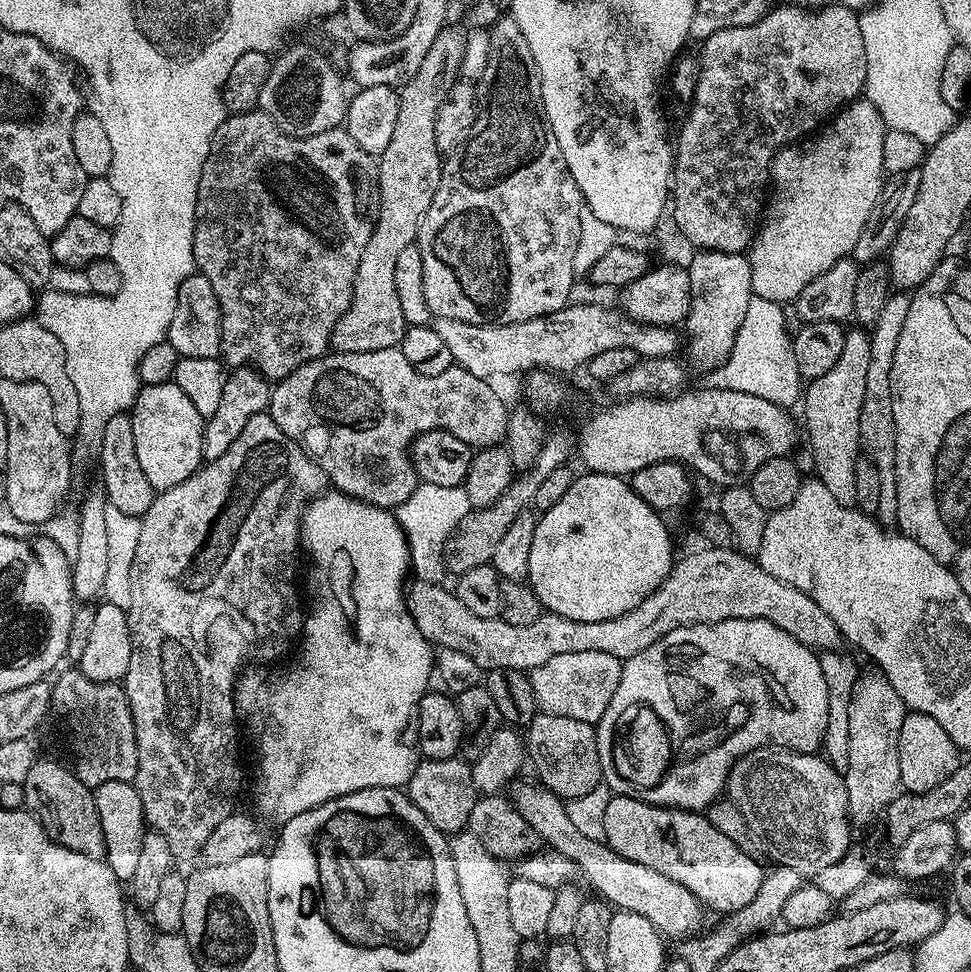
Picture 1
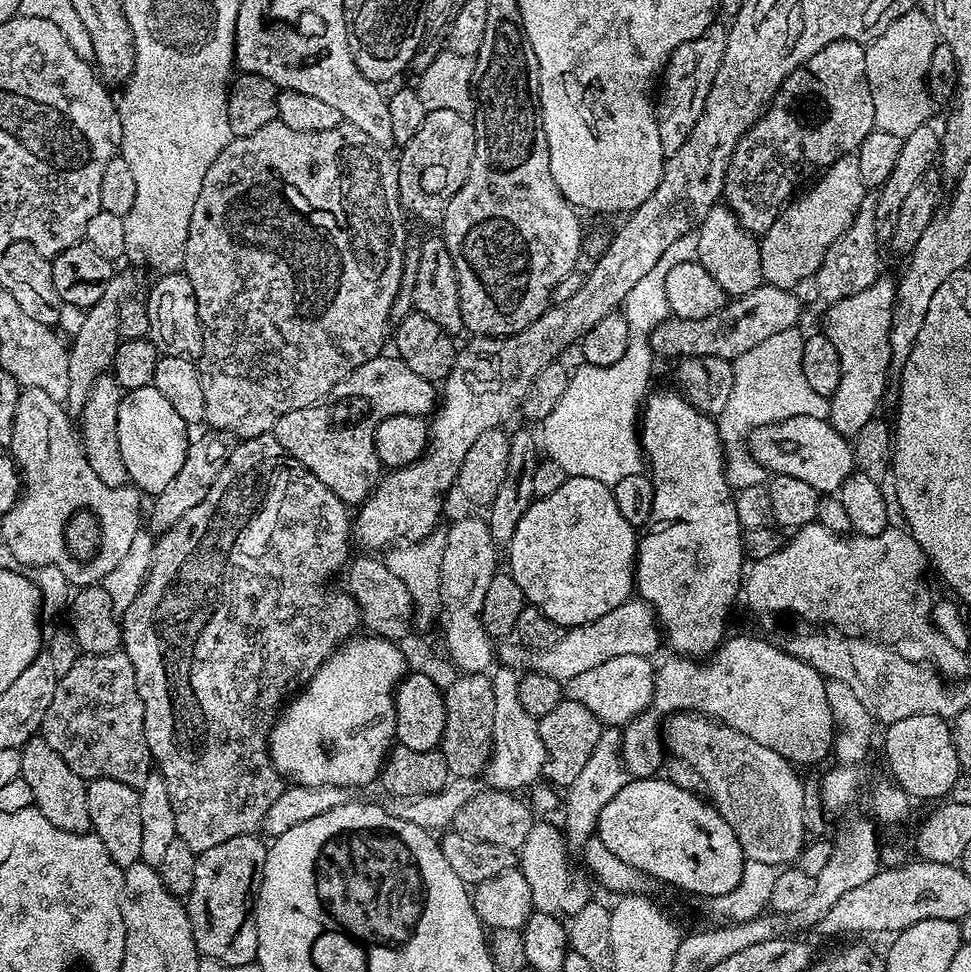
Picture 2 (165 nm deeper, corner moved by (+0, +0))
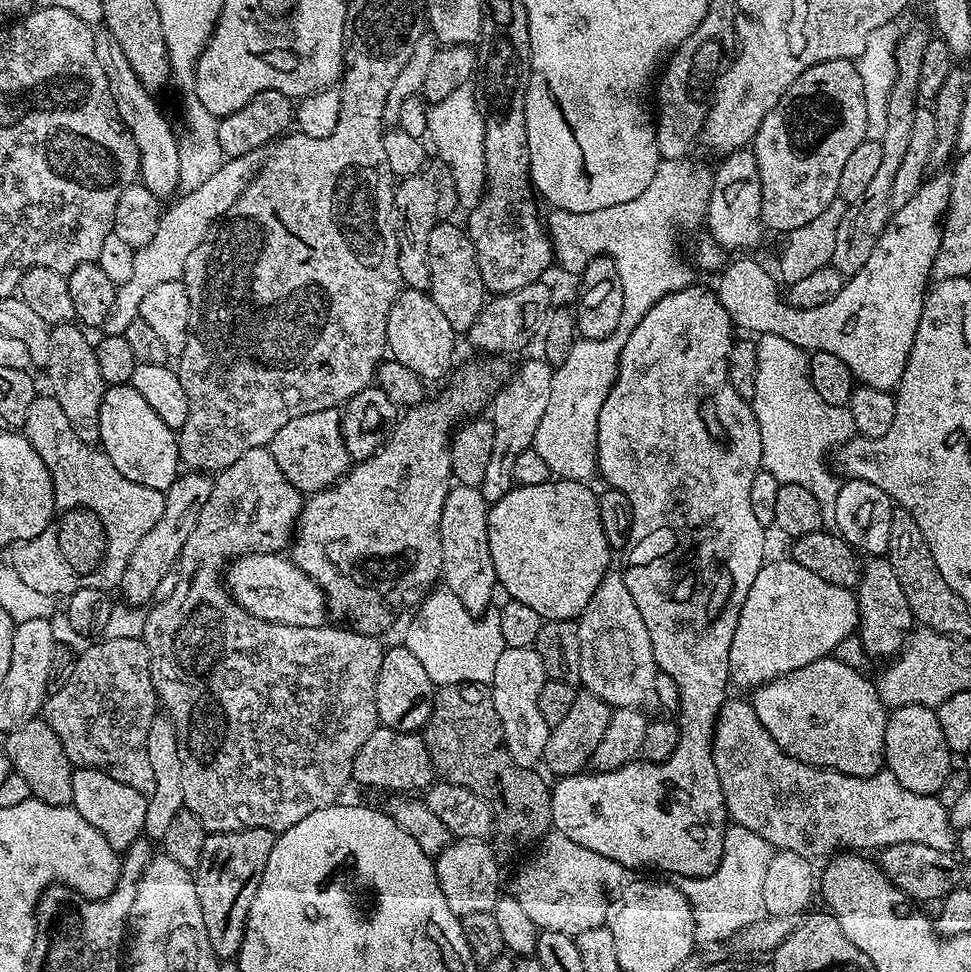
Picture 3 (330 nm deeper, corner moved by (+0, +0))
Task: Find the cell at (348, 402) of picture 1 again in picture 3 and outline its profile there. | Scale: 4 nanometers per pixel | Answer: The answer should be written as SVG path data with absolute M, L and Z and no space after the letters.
M336 408L290 418L290 422L286 422L286 426L282 426L278 434L274 434L270 451L274 462L278 462L278 470L286 474L286 478L301 494L311 494L328 488L350 467L340 429L340 412Z

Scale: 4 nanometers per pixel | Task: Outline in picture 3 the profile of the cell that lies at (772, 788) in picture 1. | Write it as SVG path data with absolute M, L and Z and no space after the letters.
M609 570L598 582L598 590L594 590L594 598L586 606L586 610L578 618L580 625L580 659L579 683L583 691L602 698L609 708L638 708L649 710L656 708L656 677L658 669L654 662L654 650L650 646L650 634L646 634L646 622L642 622L642 614L638 614L638 606L634 606L634 598L630 598L630 590L626 590L626 582L619 571Z

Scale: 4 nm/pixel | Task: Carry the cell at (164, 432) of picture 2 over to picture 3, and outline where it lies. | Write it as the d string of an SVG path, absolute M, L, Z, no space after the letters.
M131 383L105 387L100 407L99 447L108 455L110 462L118 466L118 474L146 486L150 490L167 492L176 477L181 475L180 441L177 433L146 403L146 398L134 390Z

